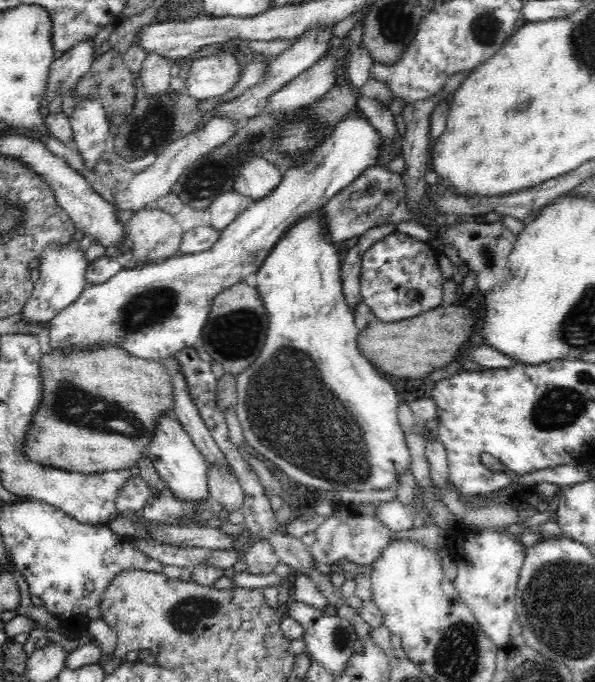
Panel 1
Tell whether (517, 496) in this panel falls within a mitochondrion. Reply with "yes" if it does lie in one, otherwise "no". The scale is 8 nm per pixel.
no

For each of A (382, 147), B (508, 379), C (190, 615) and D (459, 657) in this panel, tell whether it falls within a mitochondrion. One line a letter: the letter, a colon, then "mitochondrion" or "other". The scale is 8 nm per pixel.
A: other
B: other
C: mitochondrion
D: mitochondrion

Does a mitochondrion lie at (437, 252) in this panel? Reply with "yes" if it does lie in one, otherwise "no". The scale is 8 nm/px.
no

